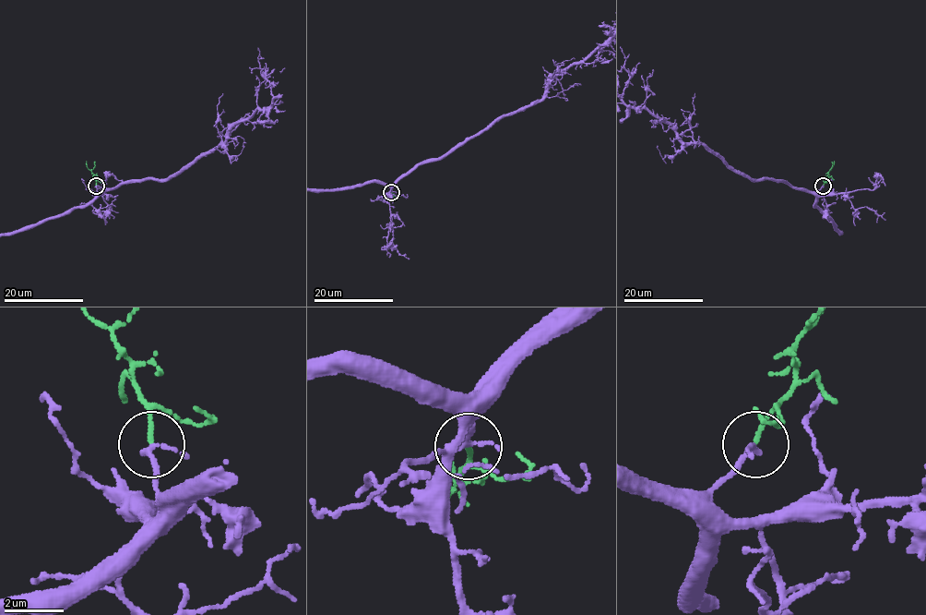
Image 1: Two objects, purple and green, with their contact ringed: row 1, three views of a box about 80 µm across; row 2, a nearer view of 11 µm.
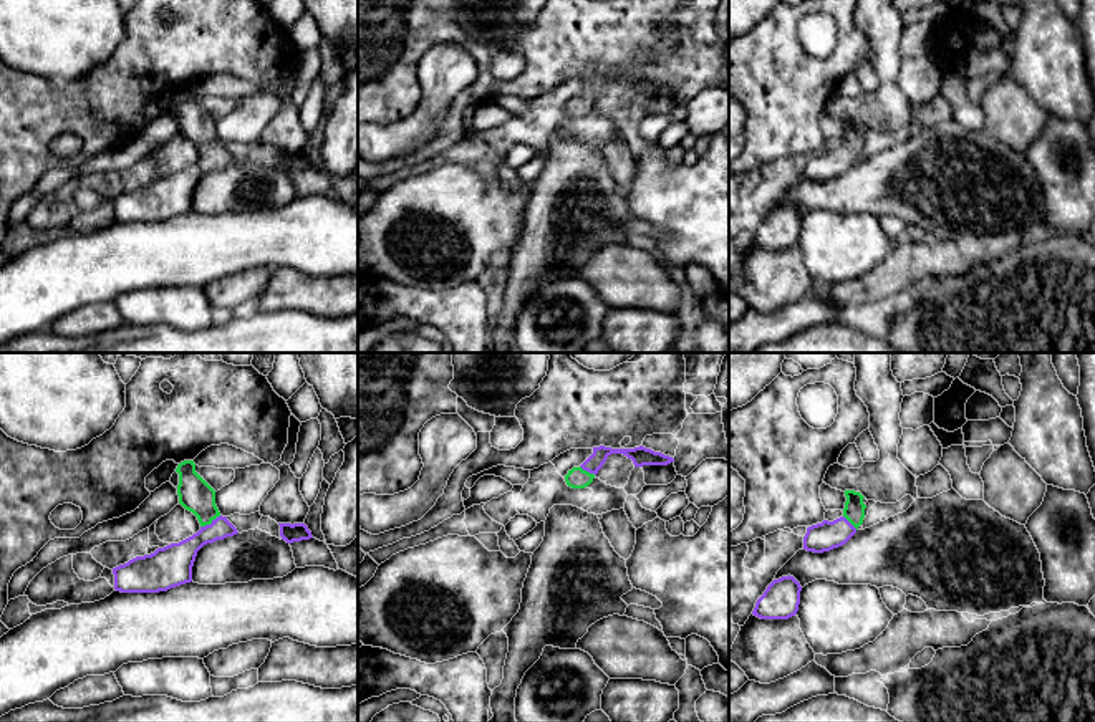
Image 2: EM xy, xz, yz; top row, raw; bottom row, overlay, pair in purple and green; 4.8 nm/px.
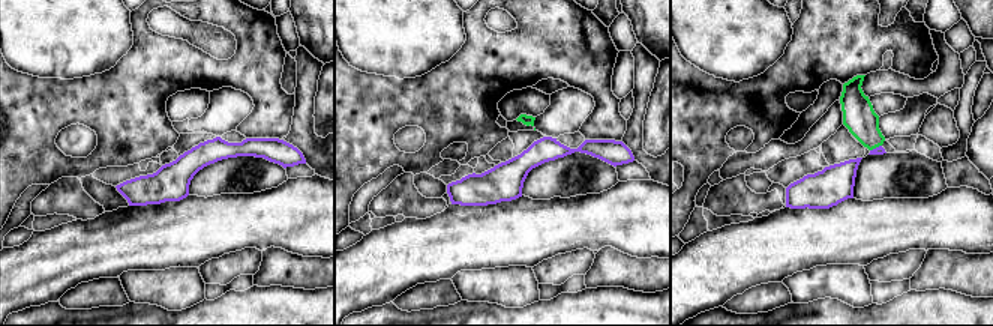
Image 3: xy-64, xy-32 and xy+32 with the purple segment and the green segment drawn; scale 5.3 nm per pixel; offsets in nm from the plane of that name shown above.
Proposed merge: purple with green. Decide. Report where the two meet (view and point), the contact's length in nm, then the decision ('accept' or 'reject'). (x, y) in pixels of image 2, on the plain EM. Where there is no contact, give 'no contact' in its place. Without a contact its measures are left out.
xy (212, 151) | 120 nm | accept

